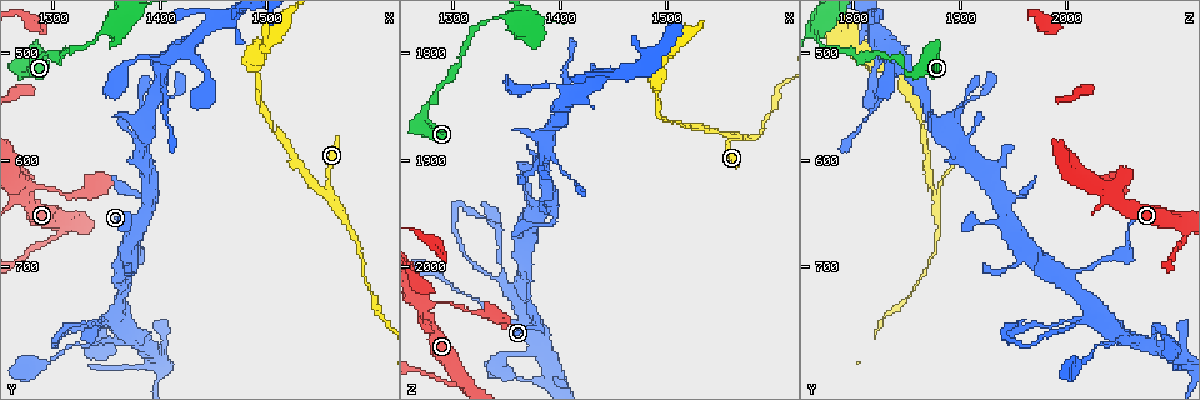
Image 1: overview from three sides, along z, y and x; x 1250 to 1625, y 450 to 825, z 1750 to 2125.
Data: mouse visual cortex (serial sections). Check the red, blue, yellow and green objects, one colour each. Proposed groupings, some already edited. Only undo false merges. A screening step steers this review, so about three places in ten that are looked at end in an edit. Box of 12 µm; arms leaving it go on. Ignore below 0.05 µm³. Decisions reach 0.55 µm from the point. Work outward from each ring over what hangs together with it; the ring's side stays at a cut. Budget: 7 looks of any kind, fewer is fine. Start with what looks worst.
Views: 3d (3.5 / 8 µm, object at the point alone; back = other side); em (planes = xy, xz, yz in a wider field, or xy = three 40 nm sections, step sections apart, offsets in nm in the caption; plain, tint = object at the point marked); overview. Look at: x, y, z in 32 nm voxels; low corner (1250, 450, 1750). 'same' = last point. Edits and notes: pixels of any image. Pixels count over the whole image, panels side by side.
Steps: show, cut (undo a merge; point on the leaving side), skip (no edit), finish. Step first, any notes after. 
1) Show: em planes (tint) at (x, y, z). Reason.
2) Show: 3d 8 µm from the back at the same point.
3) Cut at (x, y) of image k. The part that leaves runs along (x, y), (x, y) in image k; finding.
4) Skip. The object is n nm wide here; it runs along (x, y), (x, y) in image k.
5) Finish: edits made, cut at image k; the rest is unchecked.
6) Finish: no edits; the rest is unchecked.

Show: 3d 3.5 µm at (1346, 750, 2004). Thick turns thin.

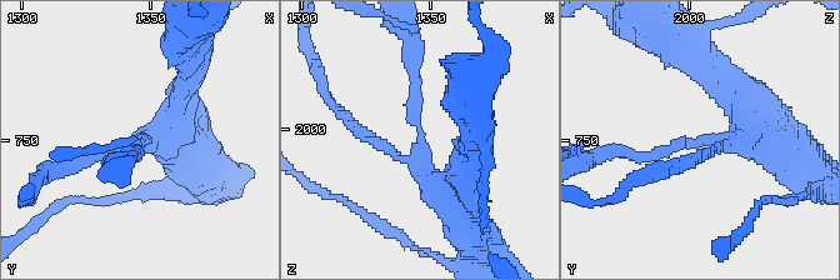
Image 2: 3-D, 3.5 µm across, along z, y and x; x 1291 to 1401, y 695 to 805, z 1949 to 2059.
Show: em planes (tint) at (1347, 751, 2006).

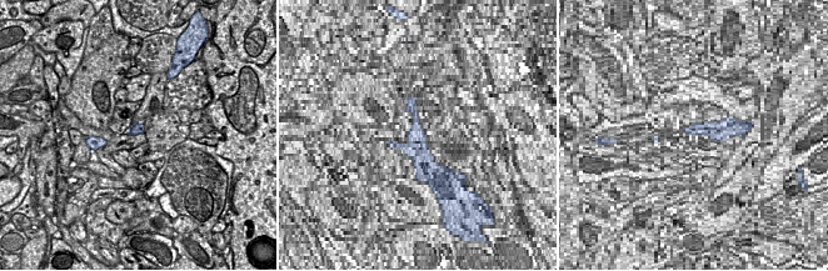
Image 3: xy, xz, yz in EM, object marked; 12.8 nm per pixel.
Skip. It runs along (460, 189), (429, 183), (414, 66) in image 2; one cell here.

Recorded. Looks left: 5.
Show: 3d 3.5 µm from the back at (1562, 634, 1878). Abrupt turn.

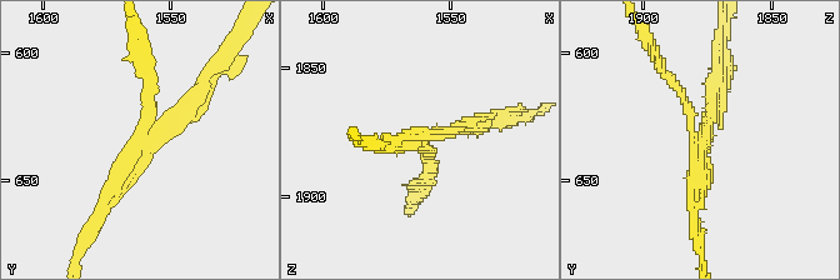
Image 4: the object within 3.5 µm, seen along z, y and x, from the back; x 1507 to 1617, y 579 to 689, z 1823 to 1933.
Show: em xy step 3 (tint) at (1560, 632, 1879). Need the tissue.

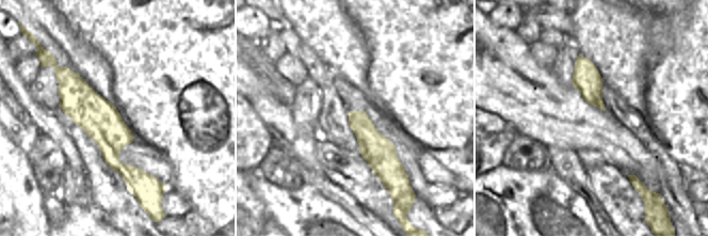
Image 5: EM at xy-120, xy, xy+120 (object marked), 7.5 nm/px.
Show: em xy step 1 (tint) at the same point.

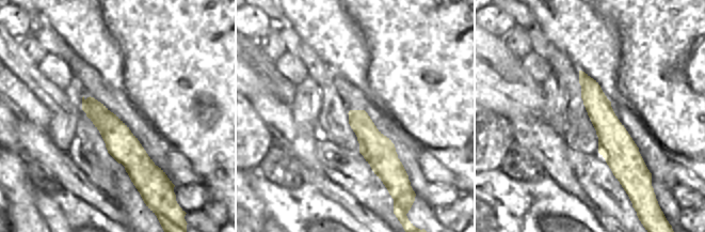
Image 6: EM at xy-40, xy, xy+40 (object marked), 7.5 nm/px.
Cut at (208, 70) of image 4. The part that leaves runs along (188, 108), (241, 35) in image 4; a second cell is stuck on.

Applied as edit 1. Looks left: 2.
Show: 3d 3.5 µm from the back at (1386, 630, 1960). Narrows sharply.

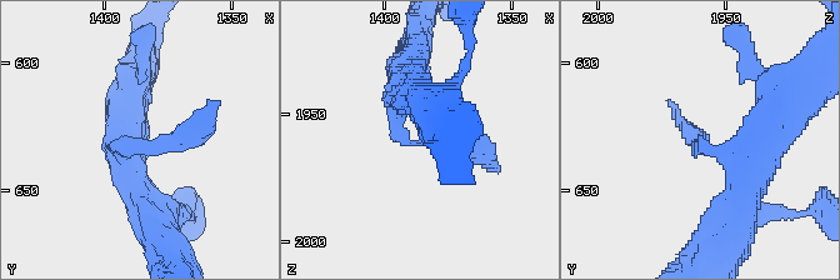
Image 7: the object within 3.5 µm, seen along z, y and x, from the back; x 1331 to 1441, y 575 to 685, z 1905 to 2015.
Show: em planes (tint) at (1386, 631, 1961). Shape alone is not enough.

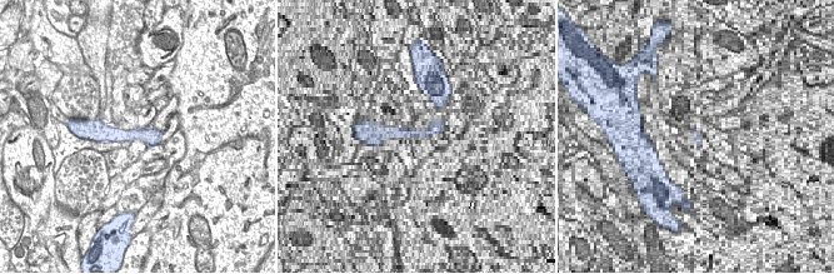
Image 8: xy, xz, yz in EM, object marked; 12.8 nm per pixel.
Skip. One cell here.

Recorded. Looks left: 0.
Finish: edits made, cut at image 4; the rest is unchecked.

